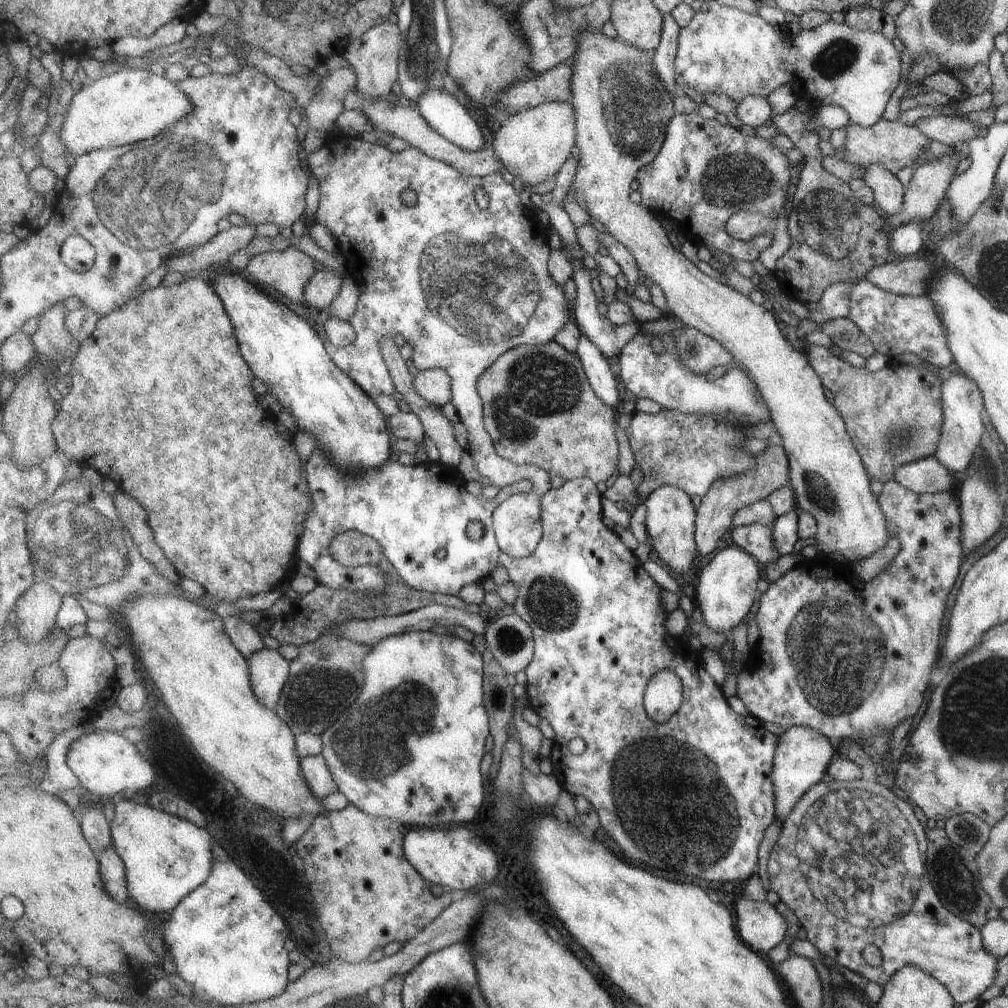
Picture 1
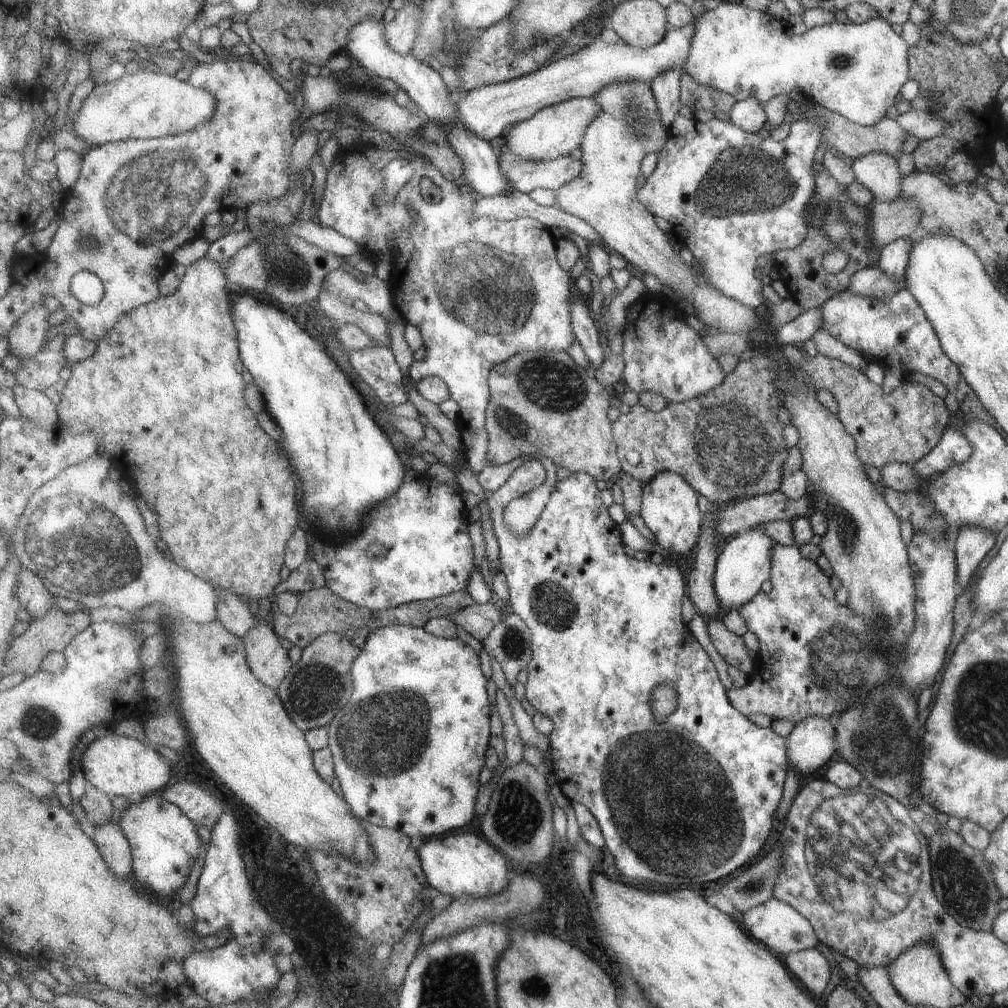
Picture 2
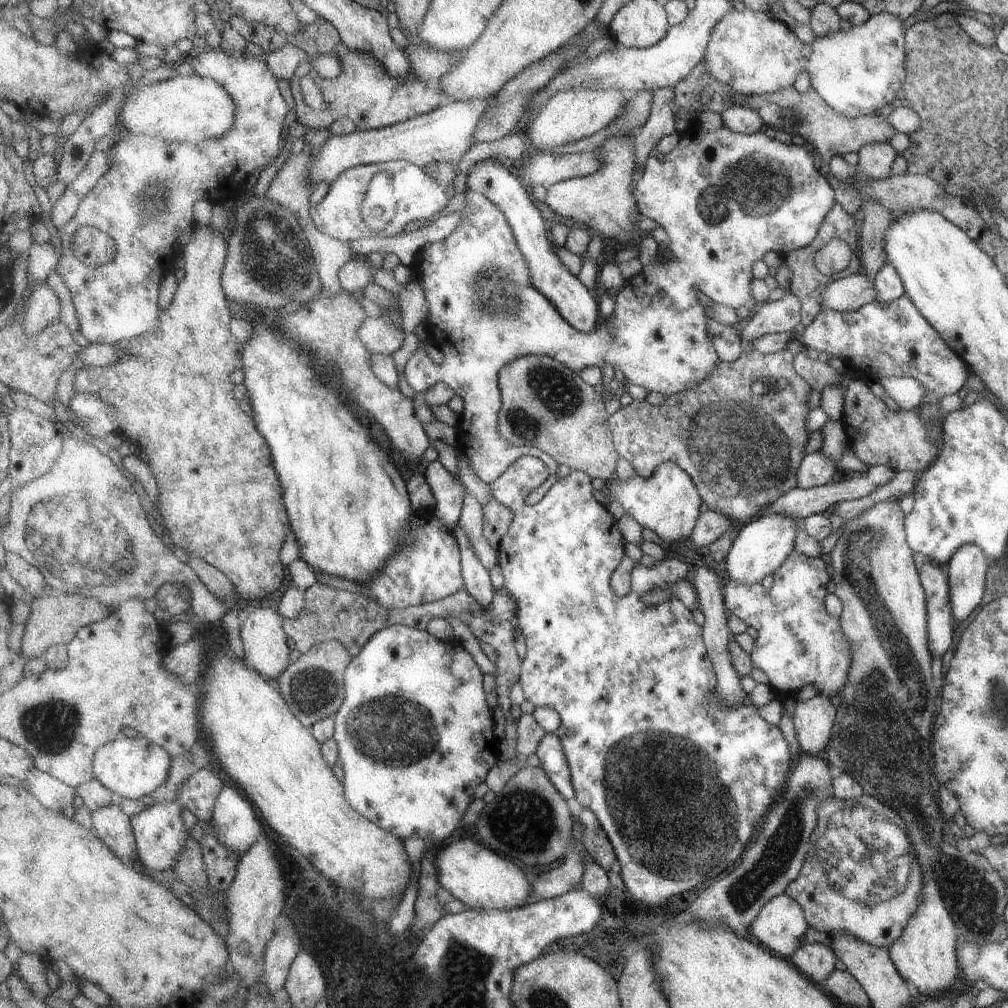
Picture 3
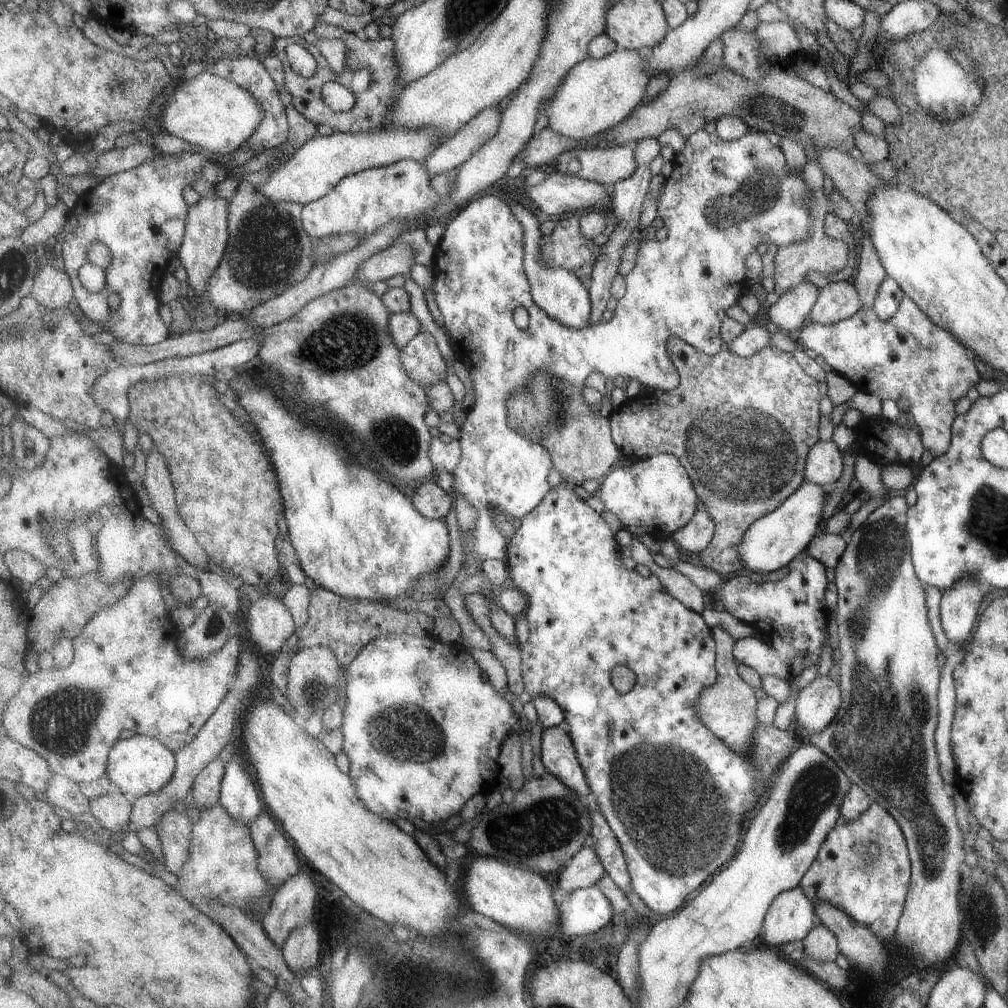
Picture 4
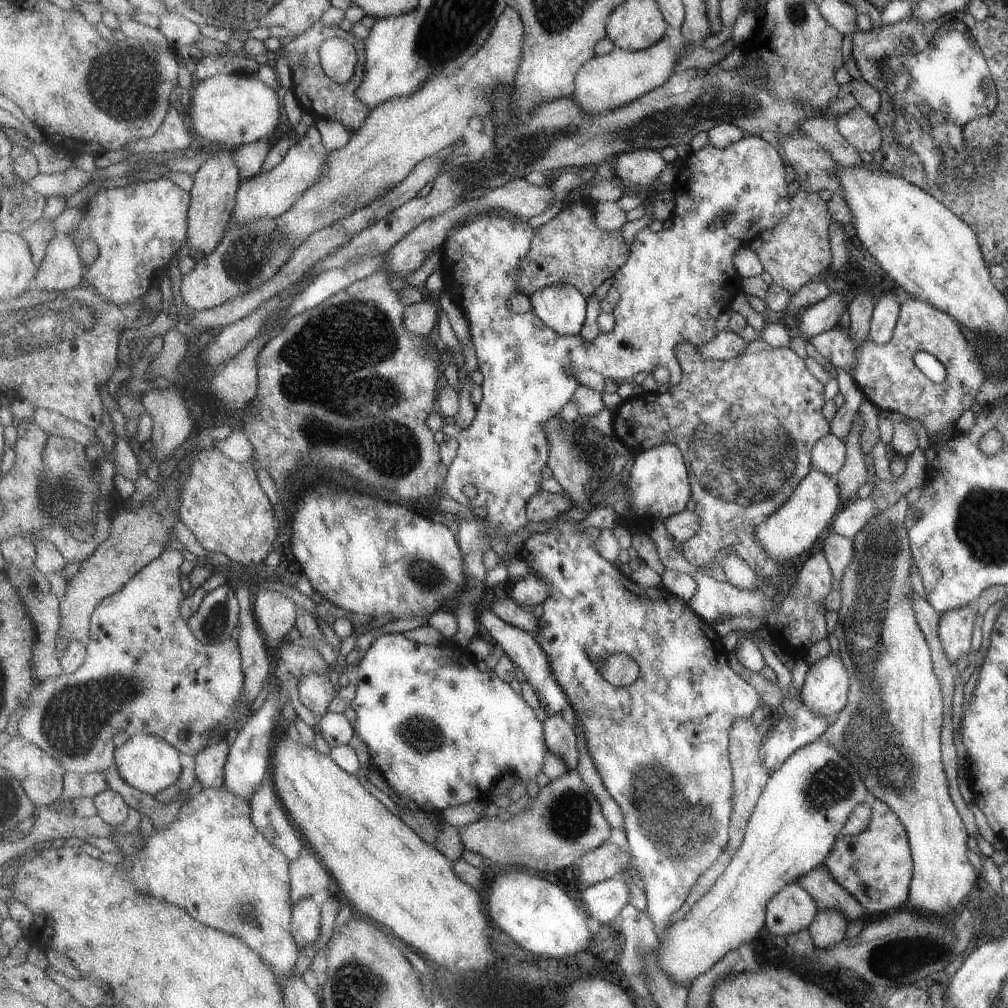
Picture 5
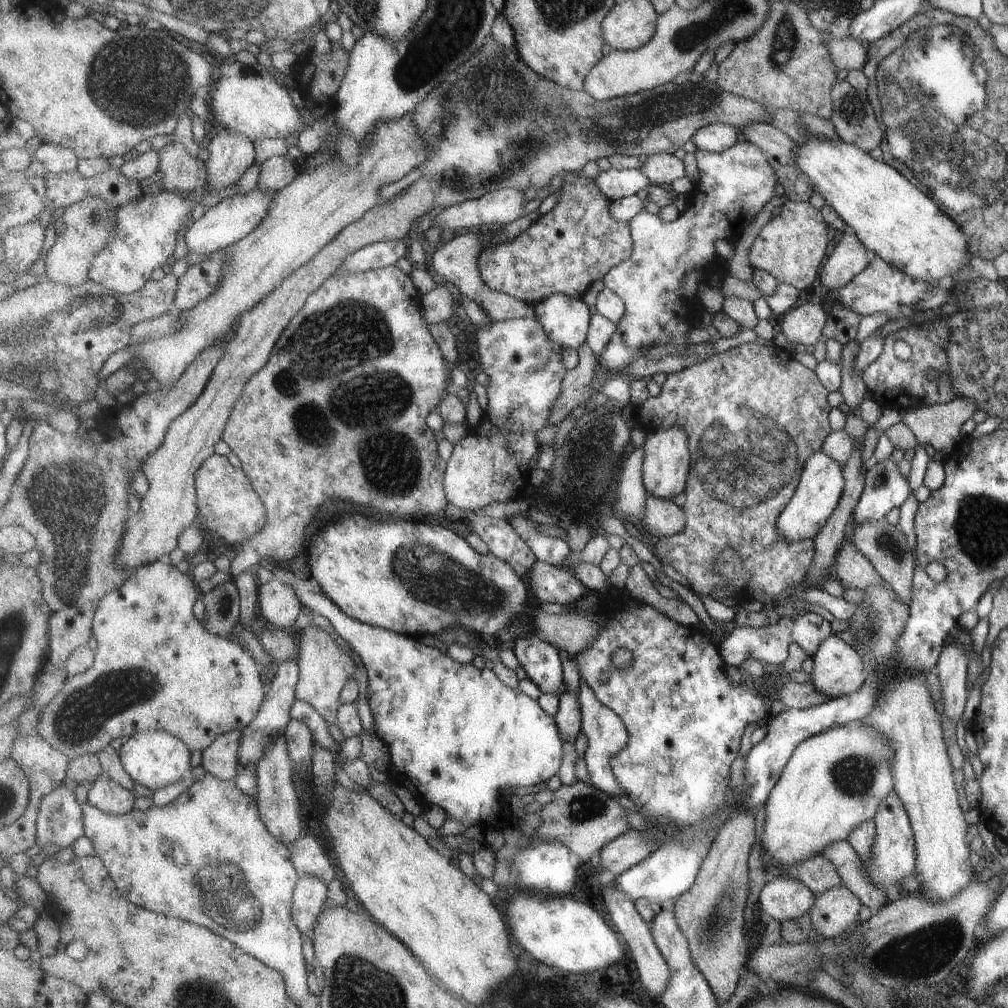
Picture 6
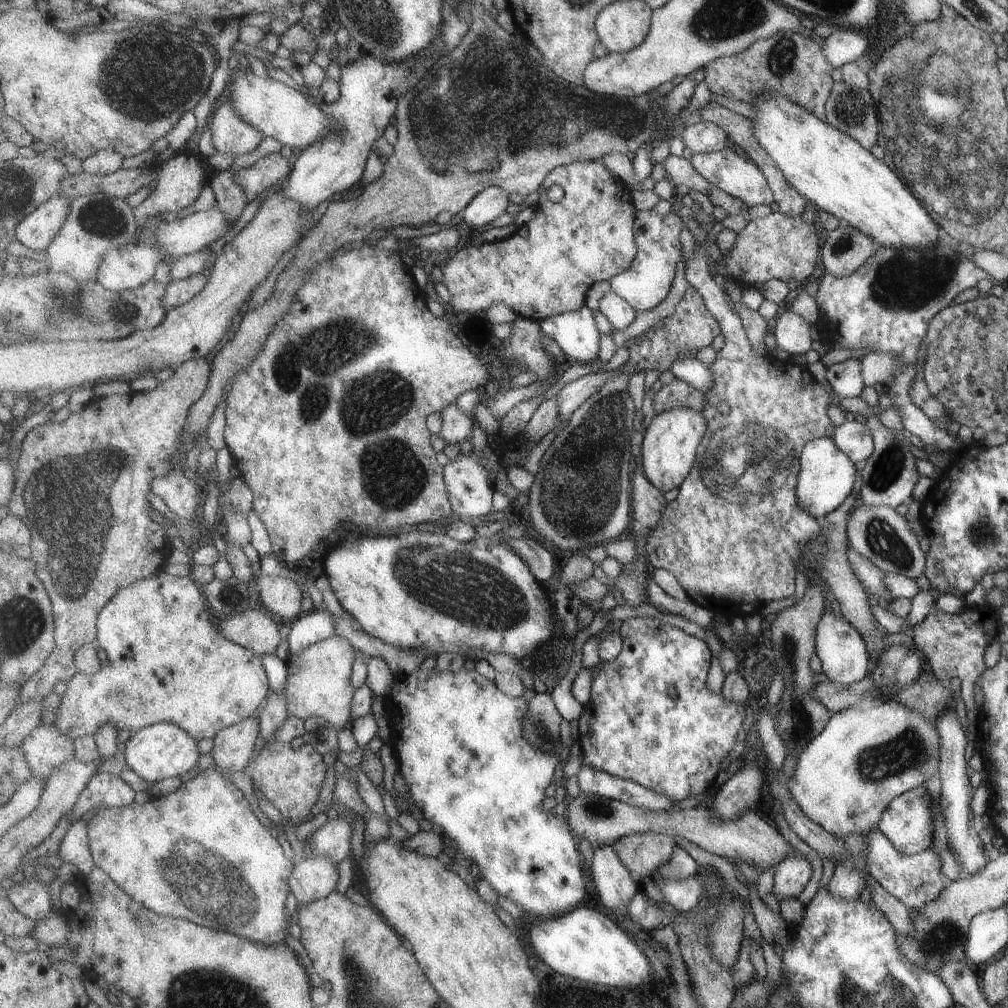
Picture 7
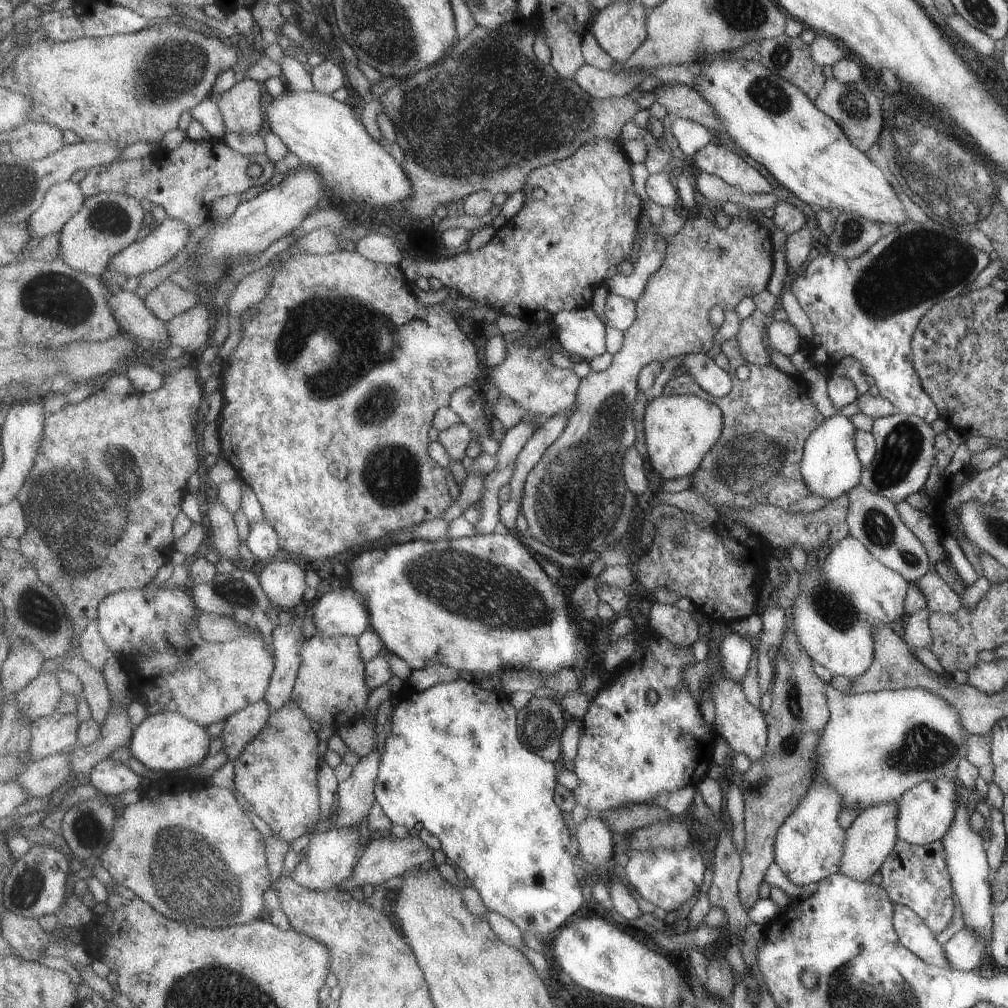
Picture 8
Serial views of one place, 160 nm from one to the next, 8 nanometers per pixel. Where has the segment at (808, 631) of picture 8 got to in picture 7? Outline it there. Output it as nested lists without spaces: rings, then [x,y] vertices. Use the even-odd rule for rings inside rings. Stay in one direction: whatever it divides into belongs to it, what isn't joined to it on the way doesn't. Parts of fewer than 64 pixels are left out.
[[[851,548],[846,550],[846,557],[853,574],[860,580],[860,585],[867,592],[867,596],[869,596],[871,601],[881,606],[889,604],[893,598],[884,587],[885,573],[866,558],[859,556]],[[826,604],[826,610],[816,624],[814,653],[819,657],[821,670],[829,681],[840,685],[851,685],[869,674],[871,658],[864,640],[861,639],[860,634],[857,634],[859,632],[853,629],[854,626],[849,626],[843,618],[842,620],[834,618],[828,607]]]

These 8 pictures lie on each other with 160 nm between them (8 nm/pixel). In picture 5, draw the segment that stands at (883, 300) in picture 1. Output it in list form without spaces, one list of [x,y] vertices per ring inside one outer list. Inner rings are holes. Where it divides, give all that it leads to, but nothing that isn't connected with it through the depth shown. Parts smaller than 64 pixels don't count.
[[[919,299],[905,300],[900,304],[891,338],[881,346],[875,346],[869,339],[855,344],[849,338],[849,330],[838,326],[809,338],[808,342],[833,367],[851,375],[854,385],[880,413],[890,415],[896,412],[920,422],[929,432],[933,447],[941,432],[954,425],[961,414],[969,410],[983,382],[983,372],[975,360],[975,353],[963,340],[953,318]],[[917,352],[931,354],[943,364],[947,374],[939,384],[930,382],[912,364],[912,357]]]

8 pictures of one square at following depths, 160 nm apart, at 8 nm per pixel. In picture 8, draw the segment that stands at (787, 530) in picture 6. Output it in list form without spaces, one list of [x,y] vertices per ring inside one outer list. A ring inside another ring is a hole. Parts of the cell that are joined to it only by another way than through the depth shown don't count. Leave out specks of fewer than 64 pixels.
[[[837,412],[824,419],[821,426],[809,436],[809,442],[804,442],[805,454],[800,458],[800,474],[805,474],[805,486],[827,502],[847,494],[849,489],[860,482],[863,466],[857,458],[856,447],[853,446],[852,438],[855,433],[856,427],[853,426],[851,418]]]

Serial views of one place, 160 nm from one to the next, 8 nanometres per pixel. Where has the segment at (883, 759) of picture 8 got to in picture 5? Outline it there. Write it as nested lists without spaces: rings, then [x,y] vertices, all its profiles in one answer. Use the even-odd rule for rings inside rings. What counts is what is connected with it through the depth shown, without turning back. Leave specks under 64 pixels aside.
[[[813,740],[792,753],[765,784],[764,791],[749,818],[748,829],[740,849],[729,862],[728,870],[717,880],[709,894],[693,906],[685,920],[674,923],[660,944],[659,964],[673,976],[675,982],[685,987],[693,984],[695,978],[713,968],[729,950],[734,950],[759,932],[763,926],[763,912],[768,901],[781,889],[781,886],[796,882],[812,869],[824,863],[836,839],[843,833],[844,822],[848,821],[857,806],[870,801],[871,796],[859,770],[845,758],[837,746],[825,740]]]

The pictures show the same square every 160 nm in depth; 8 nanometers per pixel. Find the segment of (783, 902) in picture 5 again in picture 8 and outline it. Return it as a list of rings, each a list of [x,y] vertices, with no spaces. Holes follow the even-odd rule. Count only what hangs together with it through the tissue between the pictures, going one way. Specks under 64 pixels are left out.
[[[824,779],[810,783],[805,794],[779,825],[774,836],[774,862],[789,882],[797,885],[818,883],[823,877],[837,873],[843,853],[844,830],[837,824],[840,794]]]

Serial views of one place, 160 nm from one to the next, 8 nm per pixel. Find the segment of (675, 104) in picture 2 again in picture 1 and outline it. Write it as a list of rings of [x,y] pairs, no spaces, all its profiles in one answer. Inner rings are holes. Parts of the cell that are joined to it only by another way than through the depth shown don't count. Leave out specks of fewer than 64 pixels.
[[[672,13],[664,15],[662,39],[654,54],[656,69],[671,94],[672,90],[675,92],[678,84],[676,79],[676,58],[680,30],[681,26]]]

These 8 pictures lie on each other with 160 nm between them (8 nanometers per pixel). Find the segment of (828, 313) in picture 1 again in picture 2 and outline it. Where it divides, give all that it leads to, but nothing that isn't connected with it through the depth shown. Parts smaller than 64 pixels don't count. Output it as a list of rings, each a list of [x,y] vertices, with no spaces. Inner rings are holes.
[[[820,307],[802,310],[801,314],[798,314],[793,320],[775,328],[774,333],[776,334],[779,348],[786,344],[795,346],[795,344],[802,343],[820,328],[821,323]]]

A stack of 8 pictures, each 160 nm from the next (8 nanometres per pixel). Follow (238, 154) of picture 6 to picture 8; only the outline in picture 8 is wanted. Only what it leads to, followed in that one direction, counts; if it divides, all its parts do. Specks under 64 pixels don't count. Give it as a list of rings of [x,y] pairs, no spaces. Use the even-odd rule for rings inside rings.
[[[244,78],[216,99],[223,113],[226,133],[235,132],[247,136],[257,134],[261,130],[265,122],[261,94],[263,94],[261,83]]]

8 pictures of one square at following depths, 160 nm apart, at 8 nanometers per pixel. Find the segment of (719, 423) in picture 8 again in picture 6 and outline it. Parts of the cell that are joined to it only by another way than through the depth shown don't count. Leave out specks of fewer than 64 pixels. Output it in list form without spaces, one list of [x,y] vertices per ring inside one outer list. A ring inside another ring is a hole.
[[[683,426],[655,427],[654,430],[648,432],[644,446],[646,456],[643,475],[646,492],[657,498],[665,498],[665,500],[673,500],[681,492],[685,493],[691,470],[691,452],[687,430]]]

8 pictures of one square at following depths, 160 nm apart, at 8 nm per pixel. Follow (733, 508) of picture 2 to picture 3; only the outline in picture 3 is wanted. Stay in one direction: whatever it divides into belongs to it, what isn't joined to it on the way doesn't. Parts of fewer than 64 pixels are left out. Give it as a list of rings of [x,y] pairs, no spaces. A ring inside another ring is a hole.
[[[874,465],[867,468],[867,471],[862,476],[853,476],[853,478],[843,478],[843,480],[837,480],[837,482],[829,482],[822,486],[812,487],[809,489],[801,489],[794,487],[788,492],[785,492],[781,497],[777,498],[776,501],[771,502],[771,505],[767,508],[761,508],[752,520],[764,516],[765,514],[785,514],[789,518],[795,518],[799,521],[805,519],[811,514],[828,514],[829,508],[833,507],[839,502],[849,501],[852,499],[859,499],[866,496],[877,488],[877,486],[883,486],[891,480],[894,473],[889,466]],[[709,509],[701,514],[689,540],[697,546],[697,551],[706,552],[713,542],[729,532],[729,528],[731,528],[731,522],[725,514]]]

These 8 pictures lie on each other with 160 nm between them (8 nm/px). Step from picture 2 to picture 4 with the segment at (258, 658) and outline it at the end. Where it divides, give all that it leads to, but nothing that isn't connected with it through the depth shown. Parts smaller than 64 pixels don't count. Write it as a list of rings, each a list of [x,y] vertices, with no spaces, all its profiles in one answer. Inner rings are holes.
[[[266,594],[251,605],[246,626],[250,640],[263,654],[264,664],[270,661],[272,653],[285,650],[287,638],[297,629],[290,608],[282,599]]]

